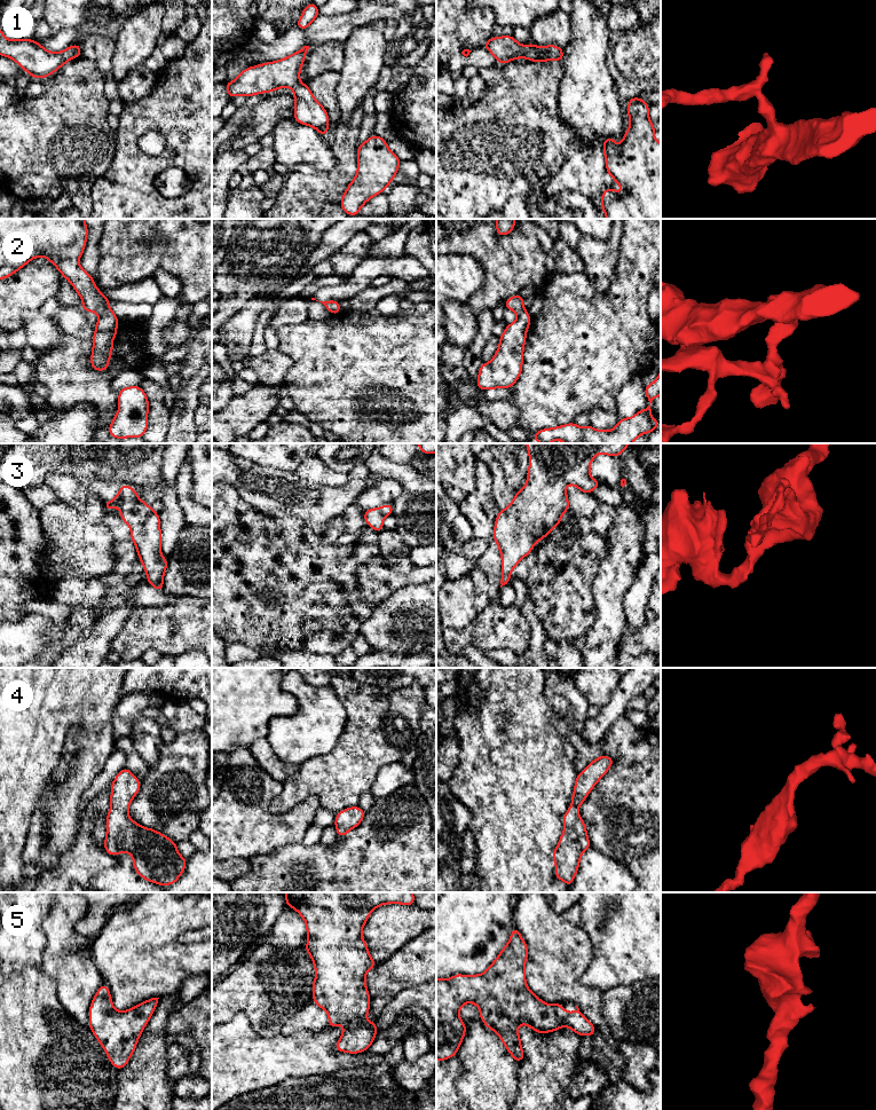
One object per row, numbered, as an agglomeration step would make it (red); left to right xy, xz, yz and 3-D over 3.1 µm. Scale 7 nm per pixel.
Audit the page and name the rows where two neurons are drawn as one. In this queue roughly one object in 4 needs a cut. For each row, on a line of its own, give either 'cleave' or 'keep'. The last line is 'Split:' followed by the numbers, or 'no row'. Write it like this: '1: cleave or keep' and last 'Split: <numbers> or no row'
1: keep
2: cleave
3: keep
4: keep
5: keep
Split: 2

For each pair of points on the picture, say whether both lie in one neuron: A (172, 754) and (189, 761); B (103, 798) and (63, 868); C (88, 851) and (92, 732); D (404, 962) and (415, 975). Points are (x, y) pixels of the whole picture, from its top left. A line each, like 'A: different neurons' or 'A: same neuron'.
A: same neuron
B: same neuron
C: different neurons
D: same neuron

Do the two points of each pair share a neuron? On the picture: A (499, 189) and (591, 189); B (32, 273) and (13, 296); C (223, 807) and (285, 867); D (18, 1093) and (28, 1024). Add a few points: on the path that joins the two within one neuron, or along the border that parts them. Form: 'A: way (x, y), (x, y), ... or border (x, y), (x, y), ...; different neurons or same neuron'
A: way (520, 165), (551, 164), (559, 172), (567, 172); same neuron
B: way (30, 278), (18, 290); same neuron
C: border (297, 843), (290, 843), (270, 853), (247, 859); different neurons
D: way (24, 1076), (24, 1041); same neuron

